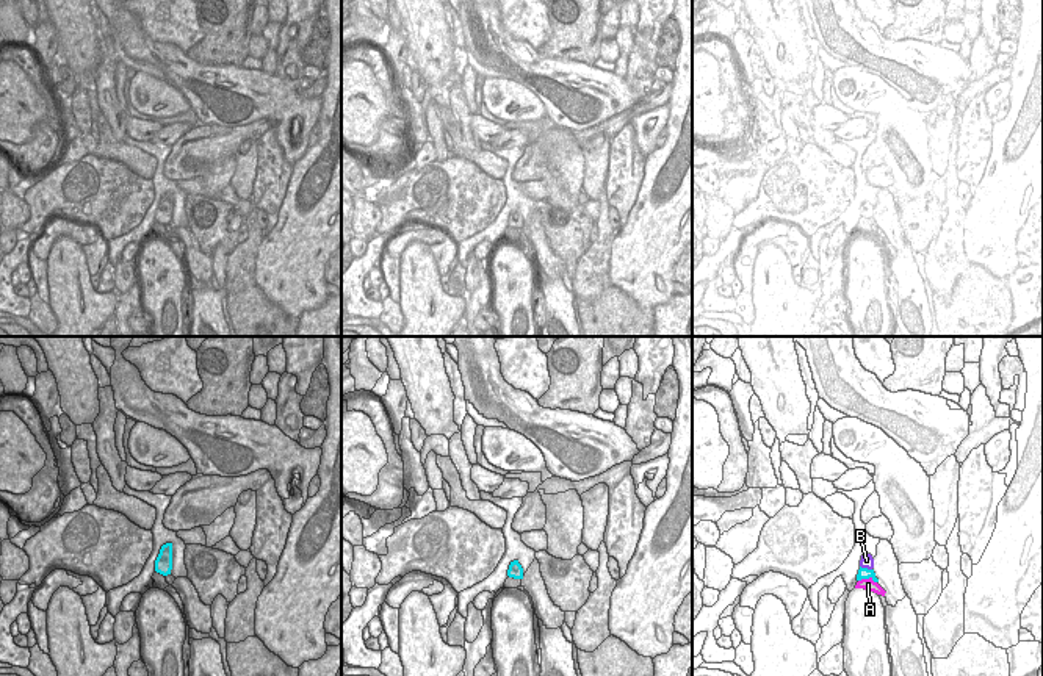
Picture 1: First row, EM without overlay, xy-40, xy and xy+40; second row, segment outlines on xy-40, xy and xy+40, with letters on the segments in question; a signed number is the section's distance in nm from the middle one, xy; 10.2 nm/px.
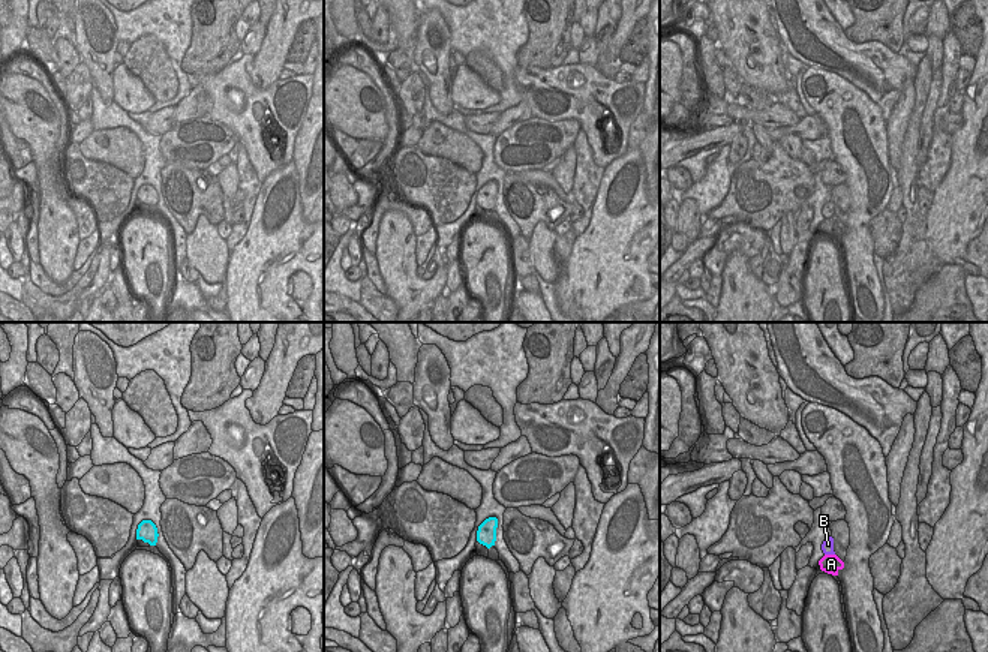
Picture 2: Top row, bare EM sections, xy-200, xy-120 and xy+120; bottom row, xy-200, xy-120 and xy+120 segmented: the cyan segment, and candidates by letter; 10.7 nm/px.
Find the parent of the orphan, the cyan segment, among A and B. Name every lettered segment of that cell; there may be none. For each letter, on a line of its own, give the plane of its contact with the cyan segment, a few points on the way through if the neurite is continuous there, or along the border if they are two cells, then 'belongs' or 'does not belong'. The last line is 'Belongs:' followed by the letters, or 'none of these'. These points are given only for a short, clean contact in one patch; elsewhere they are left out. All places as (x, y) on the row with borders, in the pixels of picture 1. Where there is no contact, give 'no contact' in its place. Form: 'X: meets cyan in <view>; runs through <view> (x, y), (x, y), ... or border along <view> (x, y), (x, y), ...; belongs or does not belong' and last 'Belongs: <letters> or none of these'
A: meets cyan in xy+40; does not belong
B: meets cyan in xy+40; runs through xy+40 (863, 573), (866, 568), (866, 560); belongs
Belongs: B

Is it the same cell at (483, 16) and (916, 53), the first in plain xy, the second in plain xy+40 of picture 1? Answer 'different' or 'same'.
same

